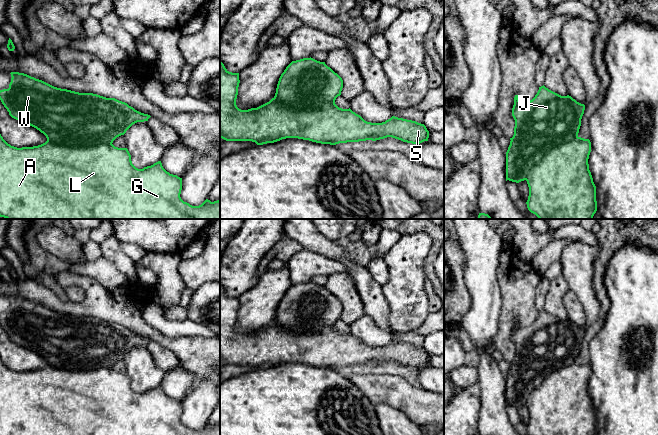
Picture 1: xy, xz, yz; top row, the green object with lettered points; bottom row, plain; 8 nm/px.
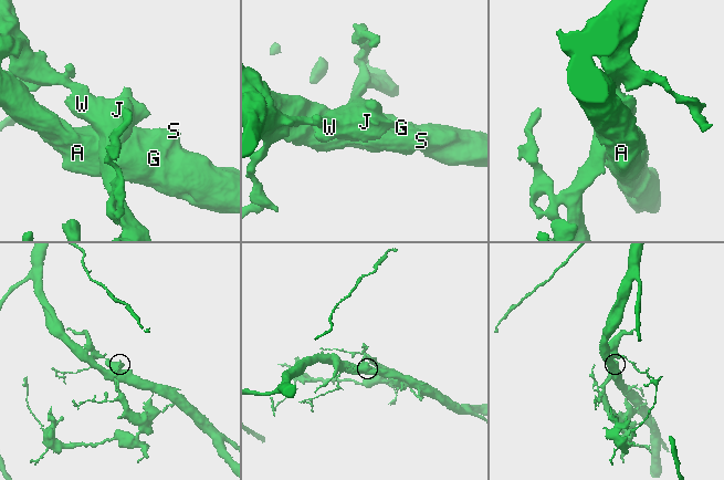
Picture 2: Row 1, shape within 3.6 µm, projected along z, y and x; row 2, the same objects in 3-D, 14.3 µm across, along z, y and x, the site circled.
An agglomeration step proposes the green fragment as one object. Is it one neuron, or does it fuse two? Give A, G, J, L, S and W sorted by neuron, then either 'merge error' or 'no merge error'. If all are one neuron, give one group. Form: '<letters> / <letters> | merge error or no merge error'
A G J L S W | no merge error

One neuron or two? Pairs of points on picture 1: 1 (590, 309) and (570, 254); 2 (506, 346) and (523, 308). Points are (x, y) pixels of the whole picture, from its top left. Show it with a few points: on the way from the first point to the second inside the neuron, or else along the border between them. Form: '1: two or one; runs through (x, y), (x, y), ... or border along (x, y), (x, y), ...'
1: one; runs through (586, 295), (579, 279), (578, 268)
2: one; runs through (506, 336), (506, 322), (513, 315)

